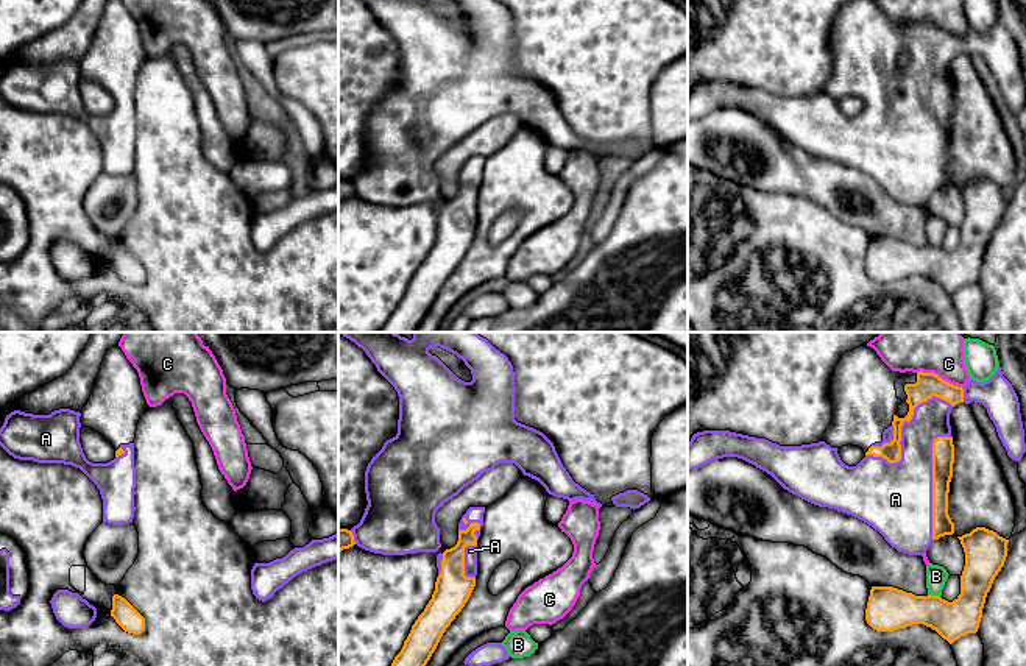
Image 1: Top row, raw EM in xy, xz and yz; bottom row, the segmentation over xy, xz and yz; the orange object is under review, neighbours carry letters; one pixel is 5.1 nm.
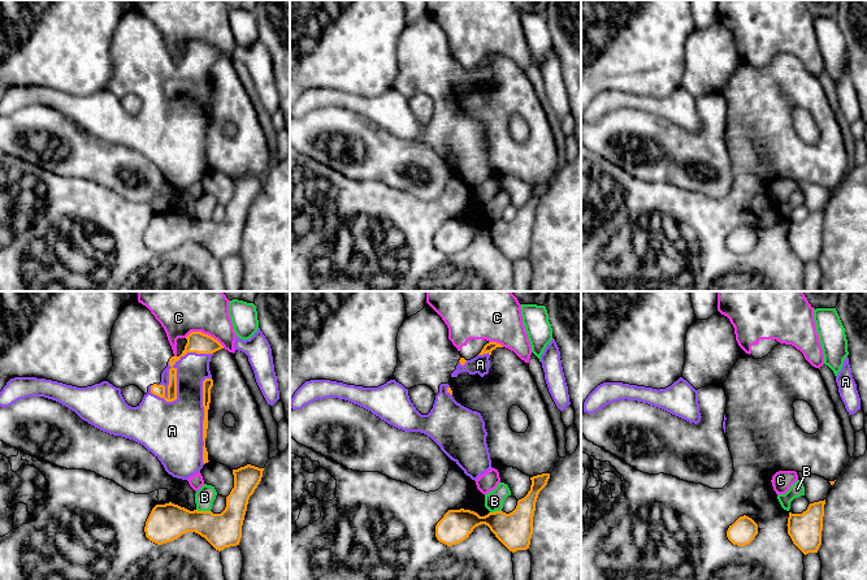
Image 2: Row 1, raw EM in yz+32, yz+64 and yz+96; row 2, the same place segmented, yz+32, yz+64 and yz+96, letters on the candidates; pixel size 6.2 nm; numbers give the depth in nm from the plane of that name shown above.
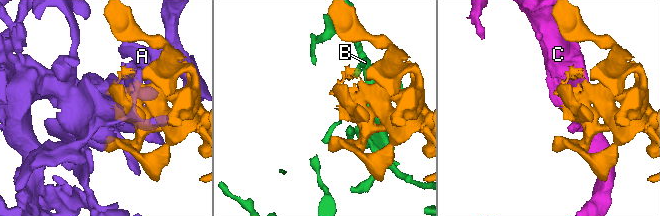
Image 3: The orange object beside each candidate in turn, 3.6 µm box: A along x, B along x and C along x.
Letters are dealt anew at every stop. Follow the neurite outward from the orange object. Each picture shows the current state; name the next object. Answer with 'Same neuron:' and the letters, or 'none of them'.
Same neuron: A

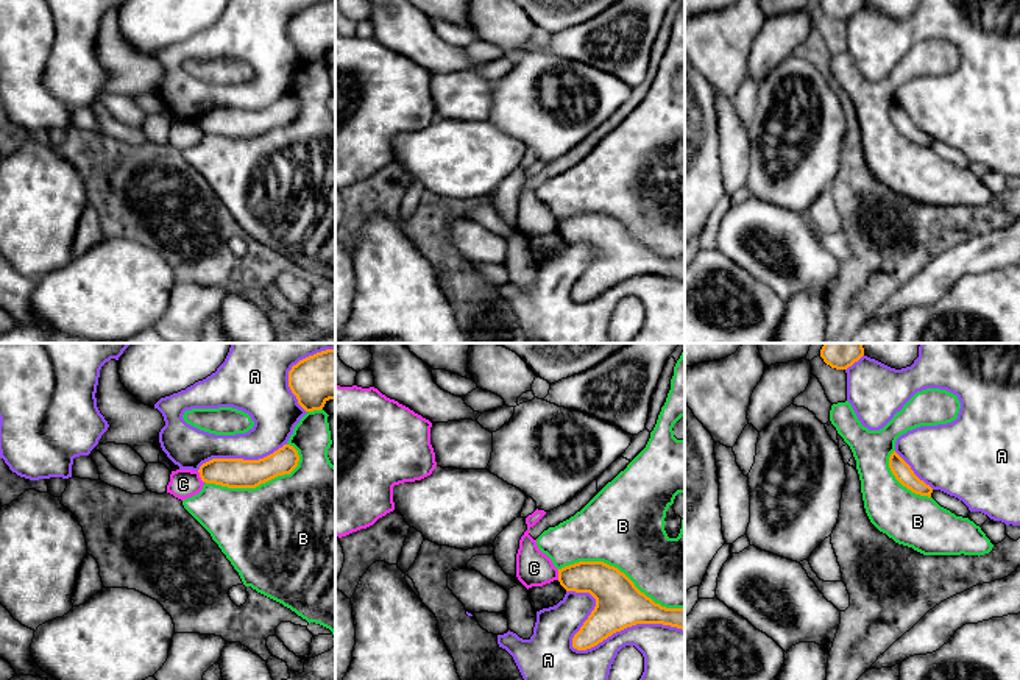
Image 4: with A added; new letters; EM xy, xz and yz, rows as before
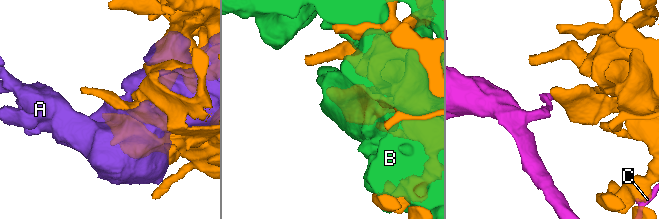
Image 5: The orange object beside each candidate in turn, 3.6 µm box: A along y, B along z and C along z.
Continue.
Same neuron: none of them

